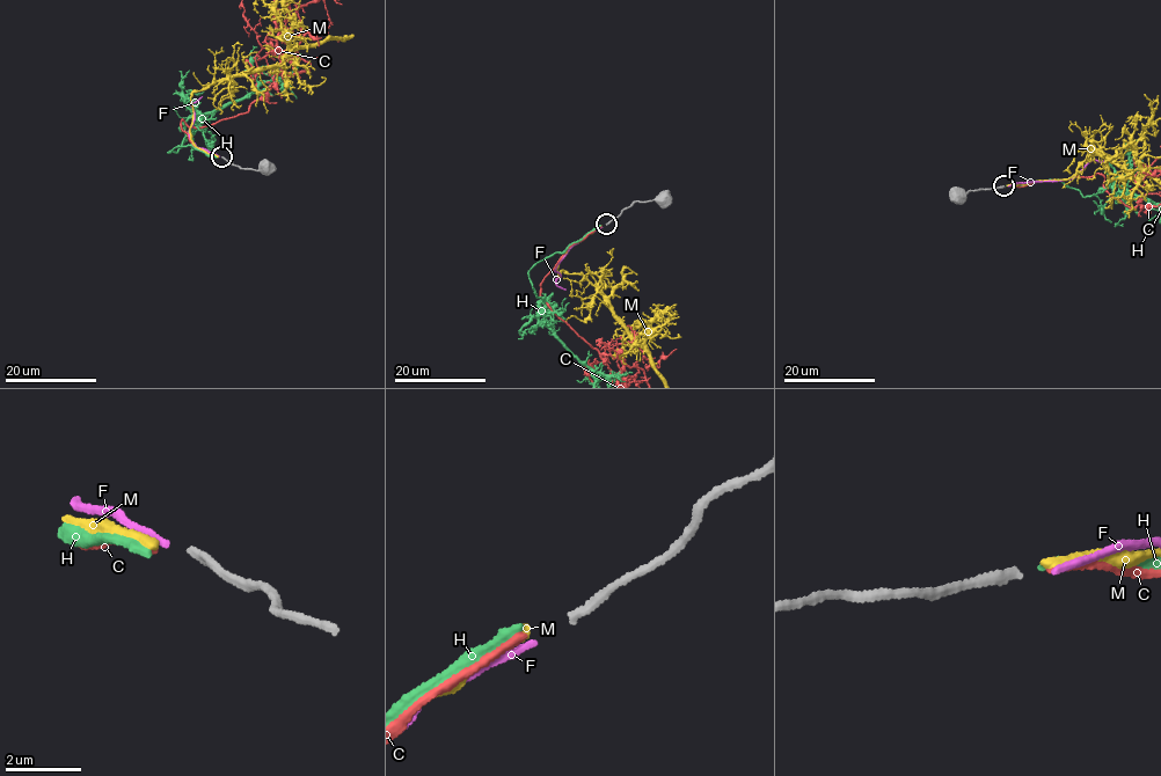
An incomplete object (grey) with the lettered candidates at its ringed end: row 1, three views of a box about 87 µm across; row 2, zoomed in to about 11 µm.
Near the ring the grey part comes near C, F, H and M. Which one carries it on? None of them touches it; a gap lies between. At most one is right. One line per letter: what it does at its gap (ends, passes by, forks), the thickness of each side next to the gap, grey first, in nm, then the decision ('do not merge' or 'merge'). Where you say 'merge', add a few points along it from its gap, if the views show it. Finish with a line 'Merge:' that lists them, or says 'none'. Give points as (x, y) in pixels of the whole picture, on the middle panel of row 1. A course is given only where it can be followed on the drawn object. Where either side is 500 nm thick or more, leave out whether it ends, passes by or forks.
C: it ends; calibres 240 and 200 nm; do not merge
F: it ends; calibres 240 and 180 nm; do not merge
H: it ends; calibres 240 and 240 nm; do not merge
M: it ends; calibres 240 and 240 nm; do not merge
Merge: none

